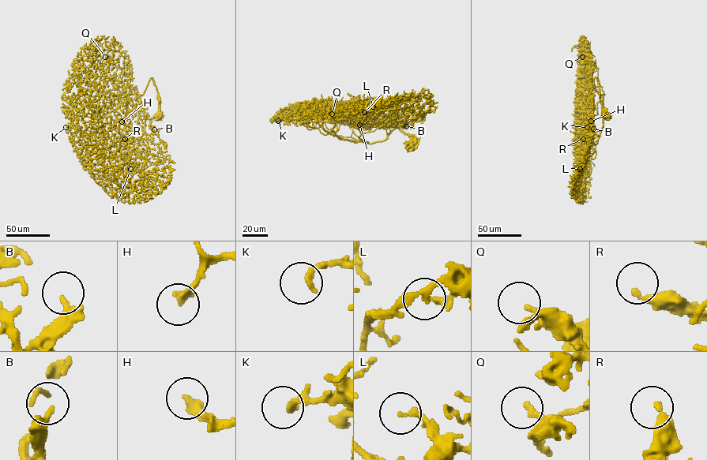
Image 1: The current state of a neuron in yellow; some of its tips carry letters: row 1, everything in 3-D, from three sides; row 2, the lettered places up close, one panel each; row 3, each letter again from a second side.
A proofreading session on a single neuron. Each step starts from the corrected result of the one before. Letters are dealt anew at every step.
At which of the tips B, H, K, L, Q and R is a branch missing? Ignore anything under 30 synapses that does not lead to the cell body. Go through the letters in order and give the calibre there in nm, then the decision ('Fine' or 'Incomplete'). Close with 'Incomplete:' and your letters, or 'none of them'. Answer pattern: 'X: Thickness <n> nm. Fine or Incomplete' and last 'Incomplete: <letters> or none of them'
B: Thickness 240 nm. Fine
H: Thickness 300 nm. Fine
K: Thickness 240 nm. Fine
L: Thickness 130 nm. Fine
Q: Thickness 170 nm. Fine
R: Thickness 280 nm. Fine
Incomplete: none of them

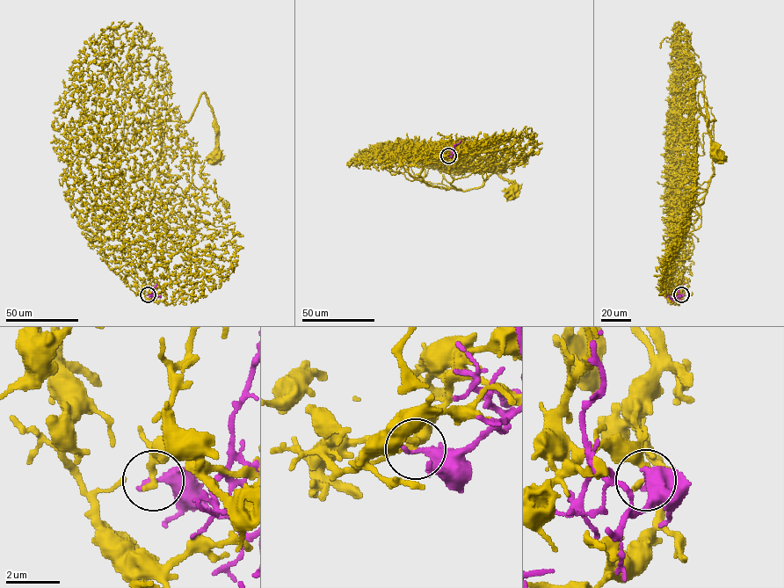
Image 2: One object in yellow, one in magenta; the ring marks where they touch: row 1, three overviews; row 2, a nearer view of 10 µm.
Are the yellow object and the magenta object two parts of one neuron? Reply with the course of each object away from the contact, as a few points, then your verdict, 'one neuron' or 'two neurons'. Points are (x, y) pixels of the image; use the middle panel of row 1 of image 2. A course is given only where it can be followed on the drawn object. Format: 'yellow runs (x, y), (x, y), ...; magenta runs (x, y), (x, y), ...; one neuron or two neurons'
yellow runs (448, 156), (447, 146), (424, 154), (422, 180), (446, 190), (469, 190), (497, 173), (514, 189); magenta runs (448, 156), (455, 153), (453, 146), (461, 140); two neurons

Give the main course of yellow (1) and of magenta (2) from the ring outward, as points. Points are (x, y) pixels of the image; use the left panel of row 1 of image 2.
1: (148, 294), (150, 276), (120, 227), (128, 185), (156, 164), (162, 124), (185, 122), (204, 92), (217, 156)
2: (148, 294), (154, 300), (159, 295), (161, 298)

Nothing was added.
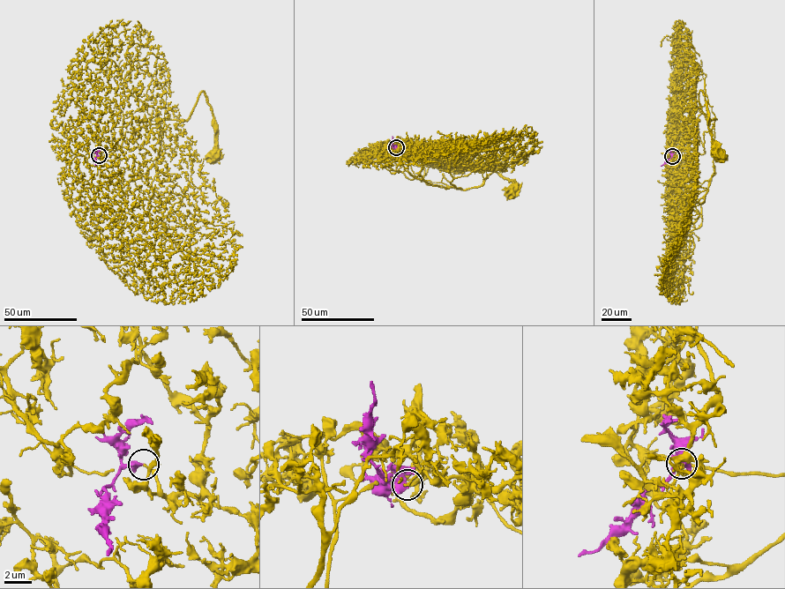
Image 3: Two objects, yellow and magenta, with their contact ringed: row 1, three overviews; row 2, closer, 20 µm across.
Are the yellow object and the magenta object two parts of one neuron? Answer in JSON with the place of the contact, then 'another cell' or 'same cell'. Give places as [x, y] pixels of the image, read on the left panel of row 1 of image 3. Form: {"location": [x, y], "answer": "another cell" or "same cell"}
{"location": [99, 155], "answer": "same cell"}

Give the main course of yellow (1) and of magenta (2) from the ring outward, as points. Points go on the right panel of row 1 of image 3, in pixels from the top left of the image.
1: (671, 156), (676, 132), (695, 129), (703, 145), (711, 130), (715, 119), (701, 111), (700, 91), (716, 153)
2: (672, 156), (661, 166)

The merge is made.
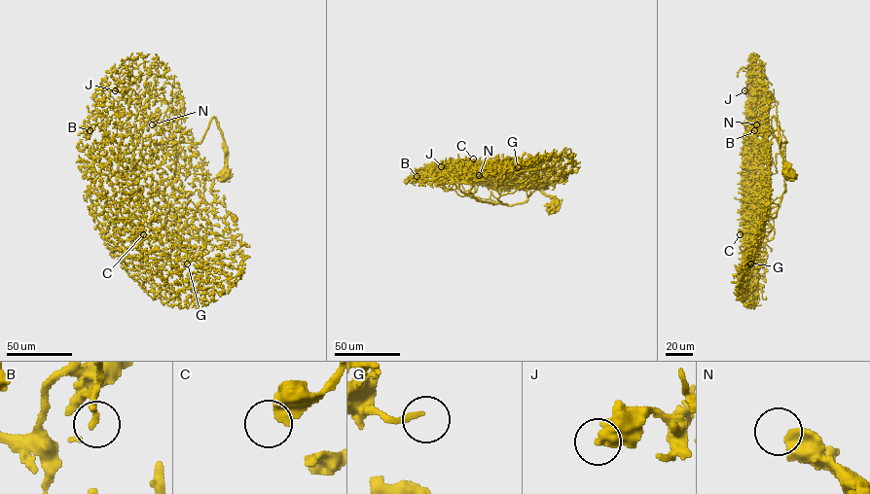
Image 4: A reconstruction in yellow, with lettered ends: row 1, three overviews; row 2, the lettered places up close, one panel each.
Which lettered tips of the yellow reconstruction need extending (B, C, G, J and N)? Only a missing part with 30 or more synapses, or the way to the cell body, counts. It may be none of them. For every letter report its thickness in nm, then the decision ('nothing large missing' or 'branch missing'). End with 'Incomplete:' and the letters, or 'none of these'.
B: calibre 130 nm; nothing large missing
C: calibre 480 nm; nothing large missing
G: calibre 130 nm; nothing large missing
J: calibre 400 nm; nothing large missing
N: calibre 600 nm; branch missing
Incomplete: N

